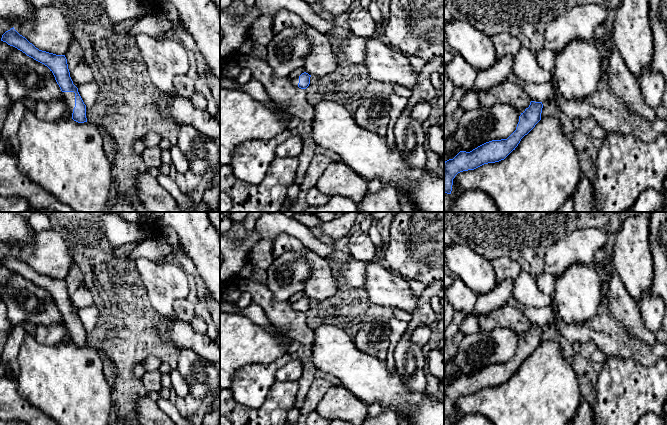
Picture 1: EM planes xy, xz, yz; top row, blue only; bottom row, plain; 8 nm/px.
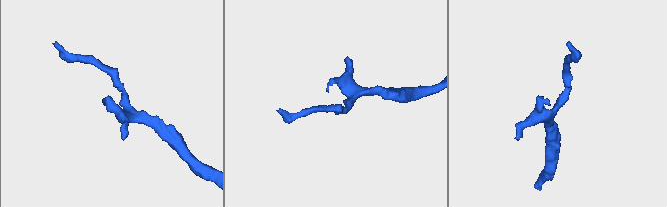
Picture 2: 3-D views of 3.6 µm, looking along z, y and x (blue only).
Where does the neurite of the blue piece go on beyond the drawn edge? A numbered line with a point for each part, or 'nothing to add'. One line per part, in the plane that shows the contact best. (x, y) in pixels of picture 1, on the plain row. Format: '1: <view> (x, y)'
1: xy (68, 321)

